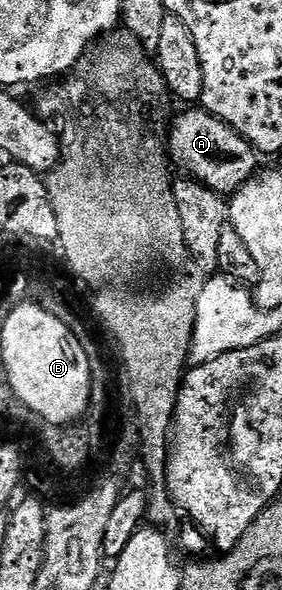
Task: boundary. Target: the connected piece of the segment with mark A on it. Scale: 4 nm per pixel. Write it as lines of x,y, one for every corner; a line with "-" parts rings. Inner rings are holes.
186,108
182,115
170,126
168,154
179,162
195,181
209,187
217,194
229,196
256,172
259,155
242,135
237,134
230,125
214,117
205,108
-
198,109
198,110
194,110

